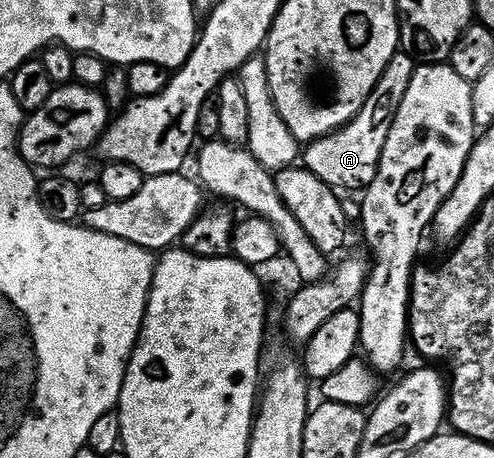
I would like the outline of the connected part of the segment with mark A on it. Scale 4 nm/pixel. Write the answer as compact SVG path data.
M396 50L393 58L381 70L381 78L373 86L369 98L357 110L357 114L340 128L330 132L328 136L317 136L302 149L301 164L321 182L333 189L356 188L362 190L377 174L377 166L381 158L381 150L385 146L385 138L389 138L389 126L395 117L401 98L405 98L405 90L409 87L409 78L413 74L416 61L406 51Z

